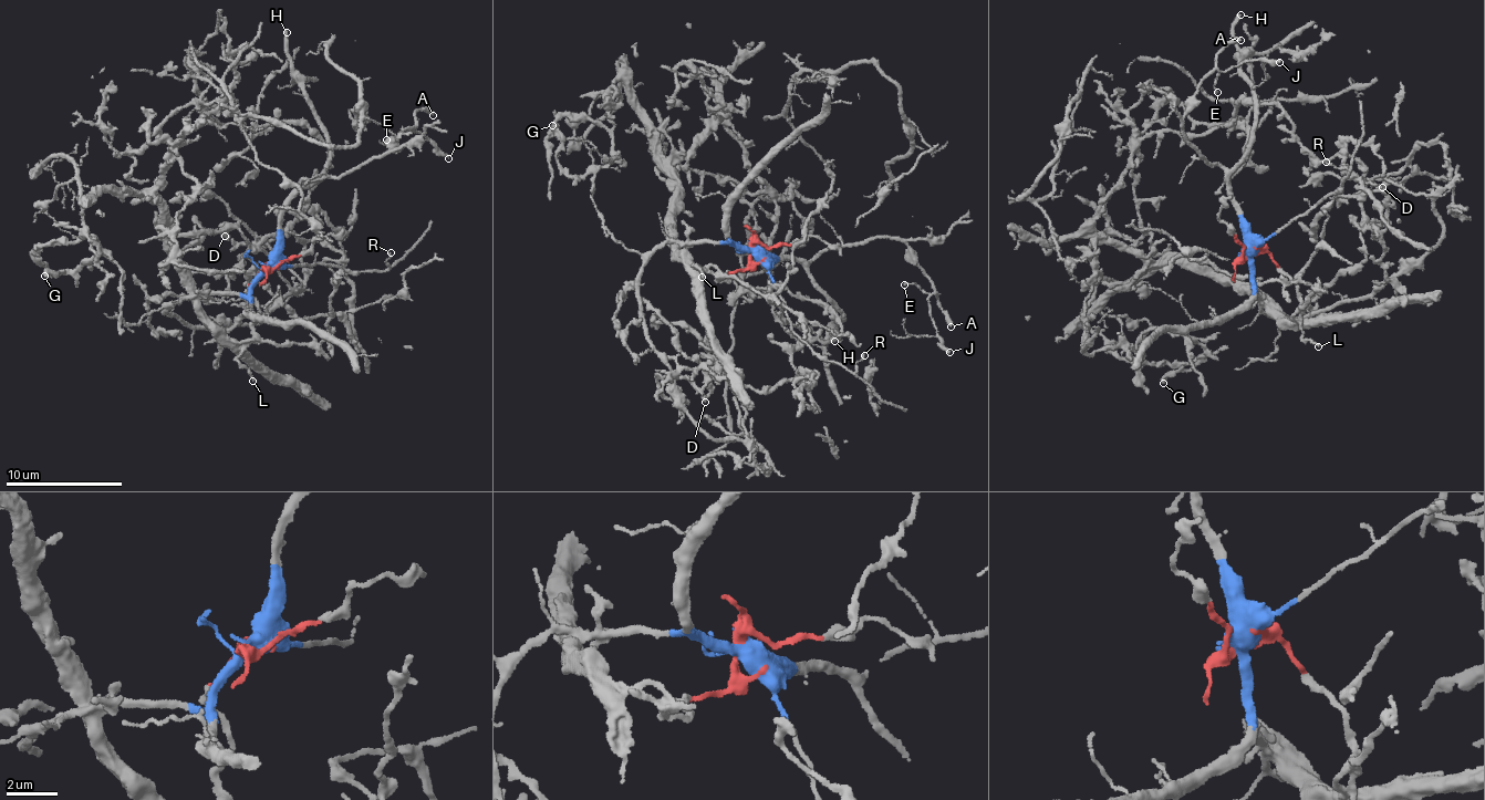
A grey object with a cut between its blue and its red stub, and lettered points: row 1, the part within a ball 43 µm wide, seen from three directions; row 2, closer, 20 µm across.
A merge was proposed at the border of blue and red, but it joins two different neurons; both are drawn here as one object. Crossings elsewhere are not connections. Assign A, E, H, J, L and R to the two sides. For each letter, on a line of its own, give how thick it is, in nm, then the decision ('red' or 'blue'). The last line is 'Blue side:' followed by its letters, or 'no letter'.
A: 320 nm | blue
E: 120 nm | blue
H: 220 nm | blue
J: 220 nm | blue
L: 150 nm | red
R: 110 nm | blue
Blue side: A, E, H, J, R

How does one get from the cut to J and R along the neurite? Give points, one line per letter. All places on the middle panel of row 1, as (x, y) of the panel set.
J: (754, 248), (780, 260), (813, 257), (885, 238), (902, 240), (913, 261), (931, 279), (936, 338), (951, 353)
R: (754, 248), (754, 257), (767, 269), (785, 302), (792, 330), (808, 346), (851, 371), (864, 354)

